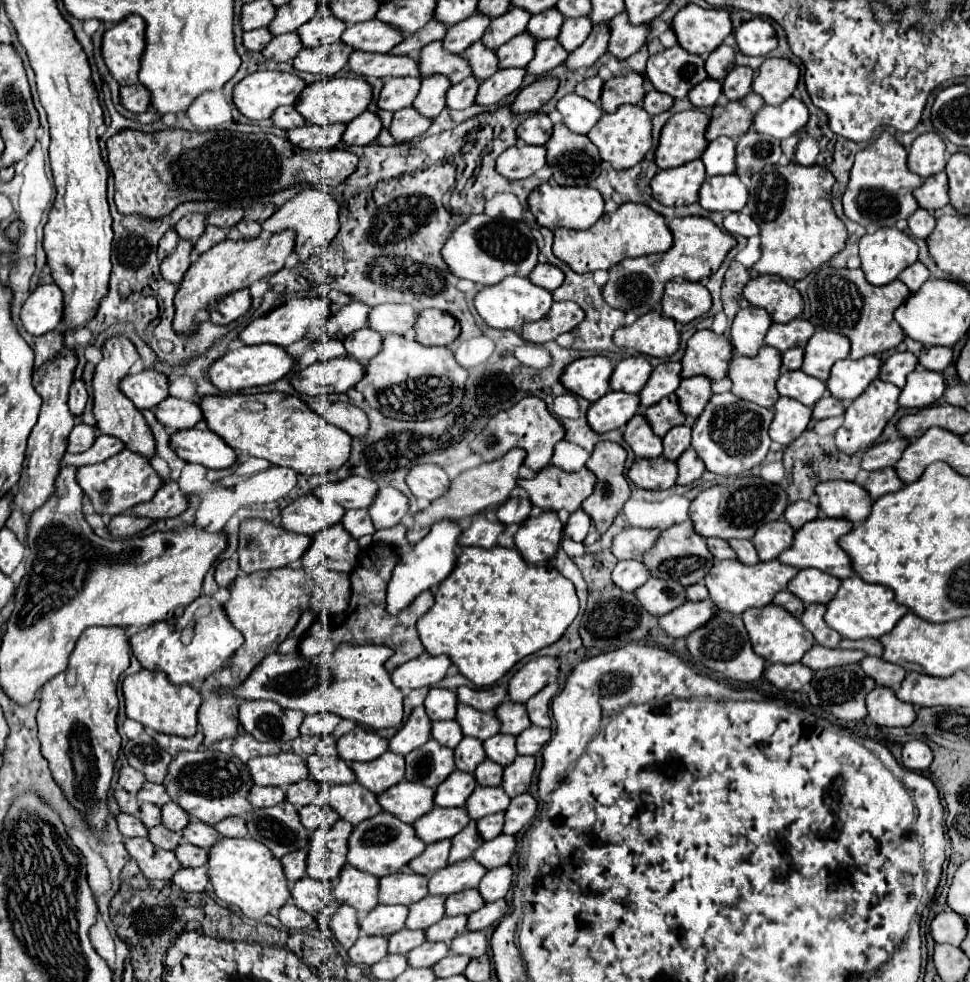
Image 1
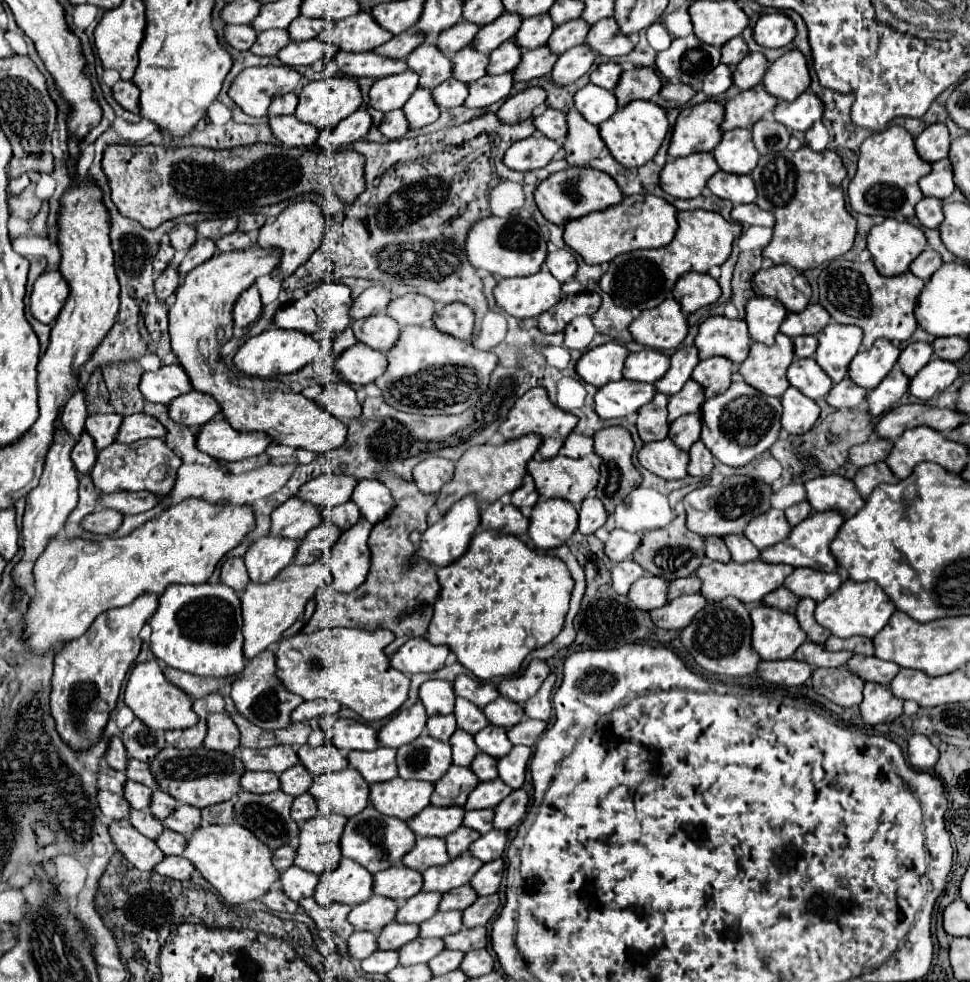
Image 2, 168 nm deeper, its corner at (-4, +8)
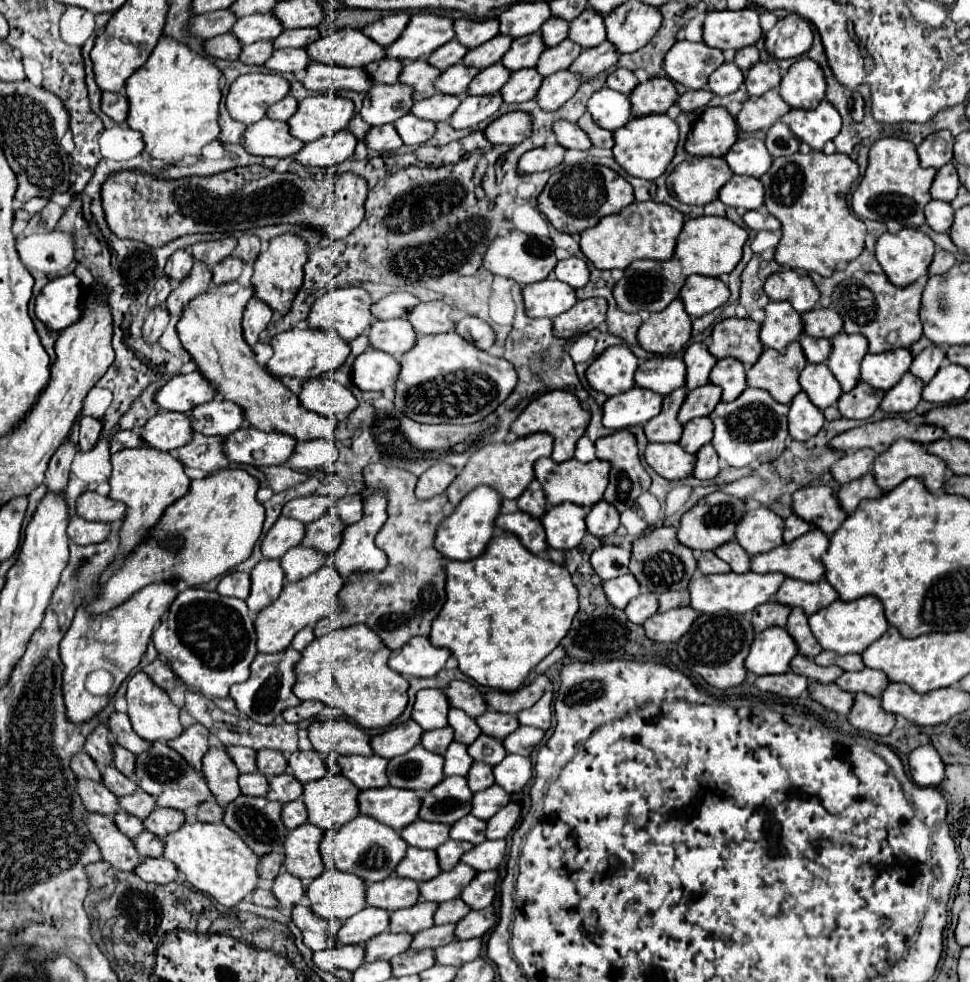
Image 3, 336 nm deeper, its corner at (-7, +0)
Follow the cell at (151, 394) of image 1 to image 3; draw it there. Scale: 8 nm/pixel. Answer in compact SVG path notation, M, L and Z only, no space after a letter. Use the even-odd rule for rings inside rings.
M188 373L188 375L174 375L170 377L154 395L154 401L160 409L166 411L178 411L186 413L192 407L206 403L216 397L216 391L212 385L198 373Z

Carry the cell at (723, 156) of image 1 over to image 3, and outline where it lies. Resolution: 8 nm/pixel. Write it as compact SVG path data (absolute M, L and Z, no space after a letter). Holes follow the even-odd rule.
M738 139L730 151L724 155L728 167L734 175L762 177L772 163L772 157L762 139Z

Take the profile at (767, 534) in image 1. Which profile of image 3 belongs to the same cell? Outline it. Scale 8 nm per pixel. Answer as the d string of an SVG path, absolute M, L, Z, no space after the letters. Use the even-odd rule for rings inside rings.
M766 507L750 509L736 529L736 539L748 555L770 551L784 543L784 521Z

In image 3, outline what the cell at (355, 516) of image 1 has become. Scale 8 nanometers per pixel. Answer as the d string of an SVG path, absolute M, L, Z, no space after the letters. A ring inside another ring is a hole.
M326 513L320 519L306 525L306 537L304 537L302 545L308 545L308 547L314 547L318 551L324 551L324 553L332 555L342 541L344 529L346 529L344 521Z

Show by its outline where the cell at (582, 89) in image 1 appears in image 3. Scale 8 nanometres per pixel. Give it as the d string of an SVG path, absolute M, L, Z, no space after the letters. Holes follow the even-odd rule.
M616 69L606 77L606 87L614 89L614 91L620 91L624 95L628 95L636 85L638 85L638 79L628 69Z

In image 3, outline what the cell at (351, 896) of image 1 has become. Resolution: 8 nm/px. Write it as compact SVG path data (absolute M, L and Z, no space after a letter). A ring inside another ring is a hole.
M326 869L308 885L306 897L316 915L346 921L366 907L366 883L354 873Z

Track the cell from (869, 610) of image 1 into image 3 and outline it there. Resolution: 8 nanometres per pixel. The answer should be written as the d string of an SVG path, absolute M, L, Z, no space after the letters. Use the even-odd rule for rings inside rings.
M874 595L860 597L858 601L840 601L840 599L836 599L828 607L824 607L818 613L810 615L808 623L810 623L810 629L812 629L814 637L822 645L822 649L830 649L830 651L836 651L840 655L866 651L888 629L888 621L884 617L882 601L878 601L878 597L874 597Z

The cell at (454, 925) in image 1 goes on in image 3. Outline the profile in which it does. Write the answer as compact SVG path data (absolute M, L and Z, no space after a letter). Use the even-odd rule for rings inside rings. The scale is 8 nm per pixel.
M434 925L426 931L420 931L414 935L412 949L436 949L440 945L448 945L456 939L454 929L456 925Z

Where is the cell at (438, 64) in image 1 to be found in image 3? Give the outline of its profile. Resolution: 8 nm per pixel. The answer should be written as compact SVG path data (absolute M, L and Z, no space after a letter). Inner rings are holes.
M426 59L408 61L400 73L400 83L412 85L414 87L414 101L422 101L422 99L428 99L436 93L434 81L438 79L440 73L442 71L436 69L434 65L430 65Z

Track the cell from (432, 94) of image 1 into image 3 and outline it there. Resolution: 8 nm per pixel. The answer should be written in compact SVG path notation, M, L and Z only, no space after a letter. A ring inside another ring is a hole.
M406 113L404 117L400 117L396 121L396 129L398 129L404 145L422 145L434 135L436 123L426 121L426 119L418 119L412 113Z

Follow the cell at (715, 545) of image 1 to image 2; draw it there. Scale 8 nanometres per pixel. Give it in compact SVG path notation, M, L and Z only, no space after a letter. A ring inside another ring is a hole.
M707 537L707 539L705 539L705 555L707 555L711 561L721 561L721 563L731 561L729 551L727 551L727 547L723 545L723 539L719 539L719 537Z

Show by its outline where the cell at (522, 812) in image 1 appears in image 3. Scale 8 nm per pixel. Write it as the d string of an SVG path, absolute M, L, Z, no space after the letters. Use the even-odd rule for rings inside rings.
M508 803L492 819L488 819L486 837L488 839L504 839L516 827L518 819L520 819L520 805Z

